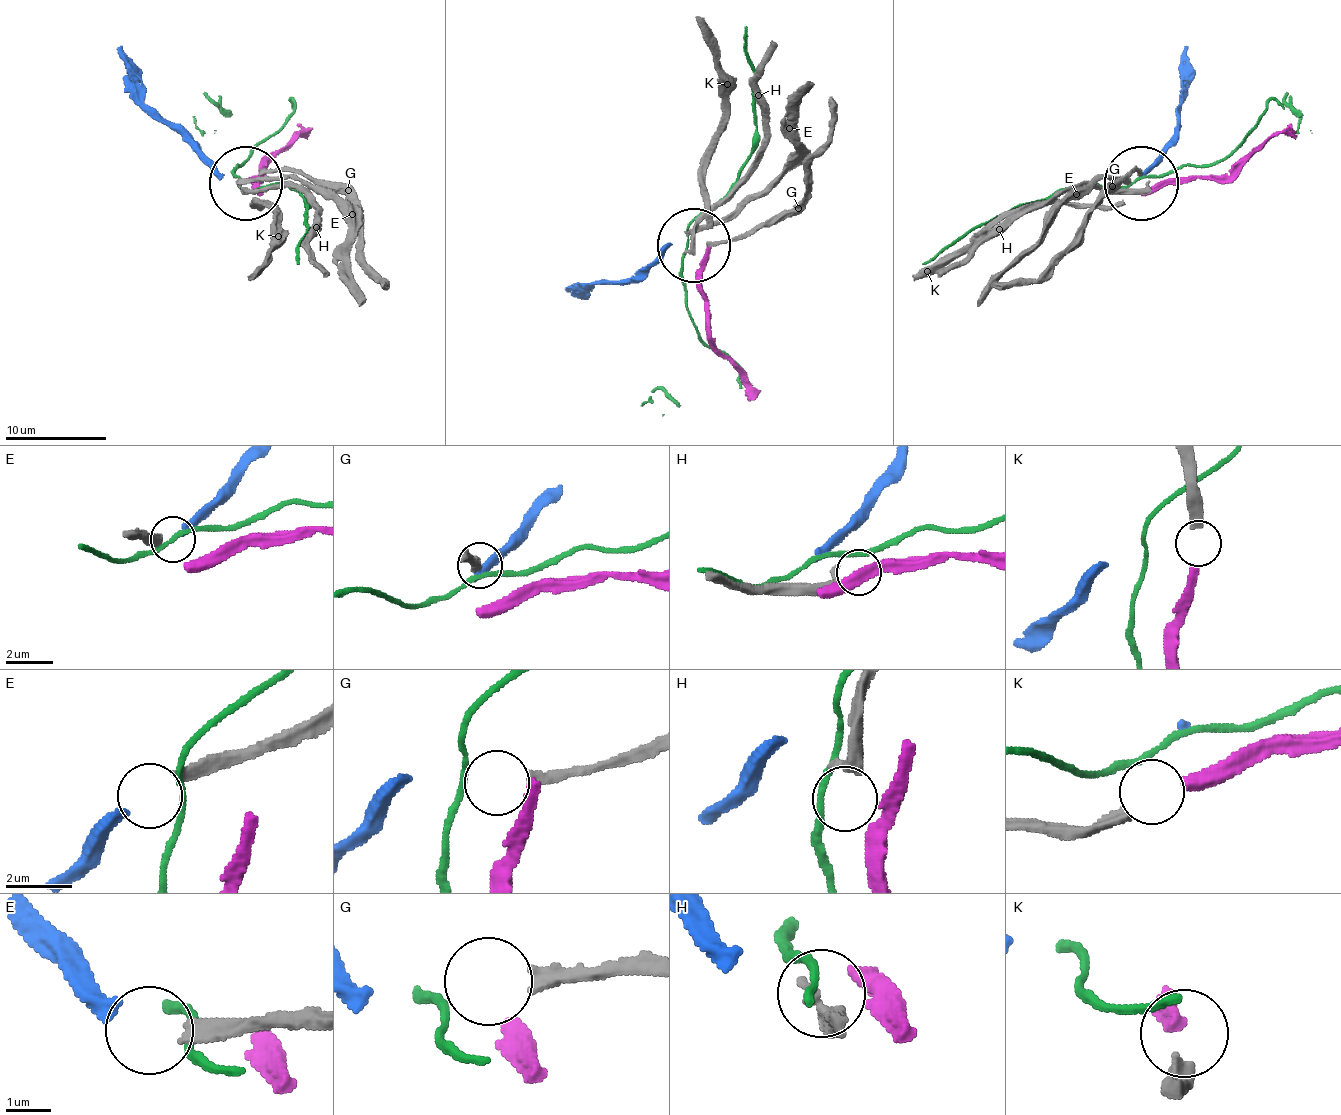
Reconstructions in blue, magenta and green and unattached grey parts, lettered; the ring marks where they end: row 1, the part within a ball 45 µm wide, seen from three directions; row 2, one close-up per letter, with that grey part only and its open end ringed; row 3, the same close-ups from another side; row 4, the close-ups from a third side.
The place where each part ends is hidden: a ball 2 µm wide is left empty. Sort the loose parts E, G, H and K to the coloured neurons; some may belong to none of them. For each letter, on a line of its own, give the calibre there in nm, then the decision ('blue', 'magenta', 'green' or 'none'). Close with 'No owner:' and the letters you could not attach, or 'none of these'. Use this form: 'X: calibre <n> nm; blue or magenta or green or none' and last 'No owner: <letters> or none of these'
E: calibre 320 nm; blue
G: calibre 340 nm; none
H: calibre 260 nm; none
K: calibre 380 nm; magenta
No owner: G, H

